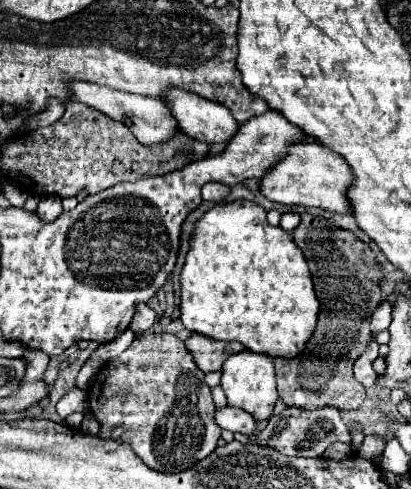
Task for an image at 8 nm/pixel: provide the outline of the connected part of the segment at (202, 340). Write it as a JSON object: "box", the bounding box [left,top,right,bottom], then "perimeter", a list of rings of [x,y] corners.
{"box":[186,333,246,373],"perimeter":[[[192,333],[190,339],[186,341],[186,347],[188,351],[194,355],[194,361],[196,365],[204,371],[204,373],[210,373],[210,371],[220,371],[224,361],[226,361],[226,355],[234,355],[234,353],[240,353],[244,351],[246,347],[244,345],[238,345],[238,343],[224,343],[224,341],[214,341],[210,337],[202,337],[198,333]]]}

